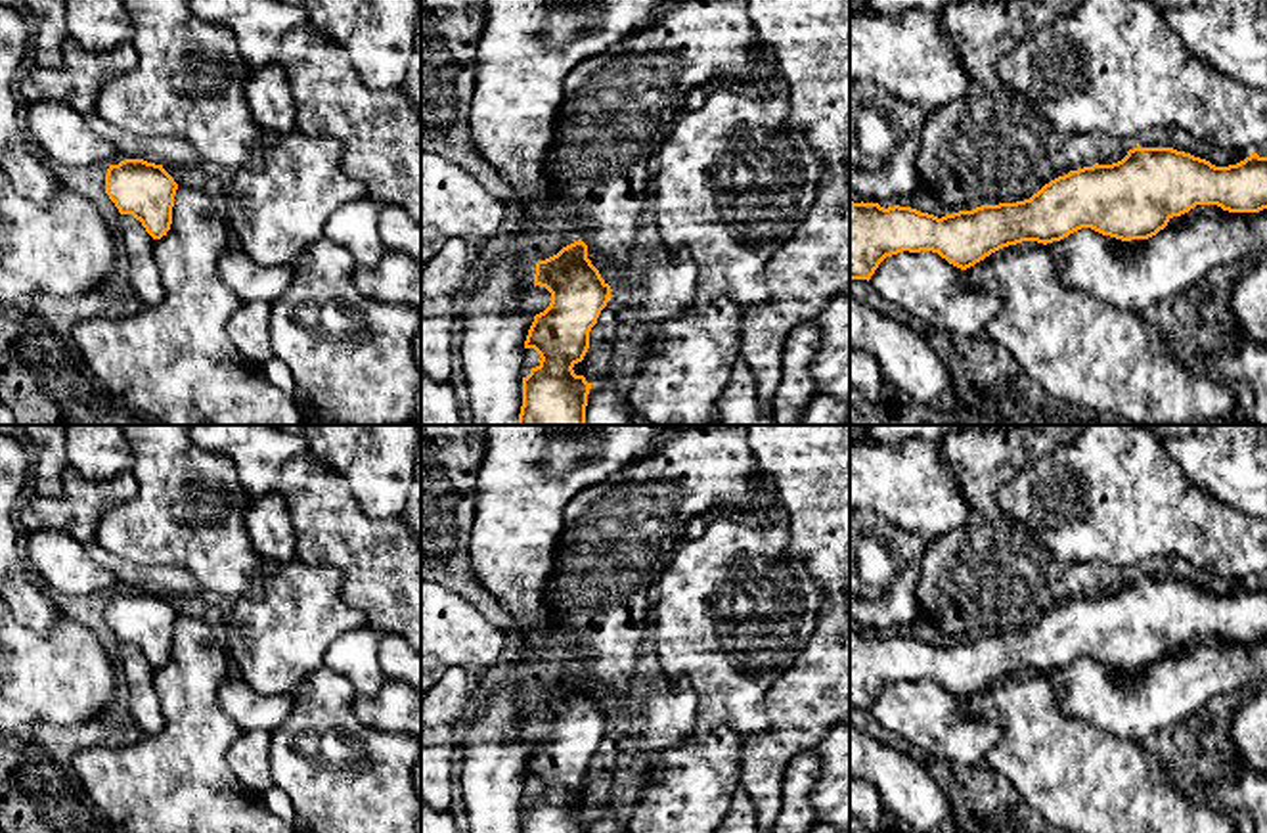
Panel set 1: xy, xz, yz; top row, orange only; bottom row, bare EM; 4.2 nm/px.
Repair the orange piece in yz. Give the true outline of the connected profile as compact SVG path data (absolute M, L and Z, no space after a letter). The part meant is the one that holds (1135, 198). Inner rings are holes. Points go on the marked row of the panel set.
M1133 147L1112 165L1070 170L1045 184L1030 199L982 205L942 218L911 207L880 207L850 199L850 280L871 280L878 264L892 255L932 251L949 264L967 270L991 253L1022 241L1053 243L1091 228L1122 241L1148 239L1196 205L1217 205L1229 213L1267 209L1267 157L1252 153L1229 167L1215 167L1173 147Z

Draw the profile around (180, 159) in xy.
M96 109L84 113L86 124L109 142L121 159L144 159L155 165L193 167L199 163L195 149L180 136L130 136L107 121Z

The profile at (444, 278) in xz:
M463 239L446 241L421 272L421 370L448 381L454 368L456 303L467 293L467 276L478 249Z

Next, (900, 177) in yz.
M898 103L894 109L894 124L900 128L900 136L886 165L880 170L865 170L850 155L850 188L859 193L863 203L882 203L922 190L917 153L924 121L926 111L922 107Z

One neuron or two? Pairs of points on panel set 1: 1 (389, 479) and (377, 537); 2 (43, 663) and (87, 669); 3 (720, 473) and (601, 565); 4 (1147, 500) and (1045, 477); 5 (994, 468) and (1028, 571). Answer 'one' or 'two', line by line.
1: two
2: one
3: one
4: one
5: one

